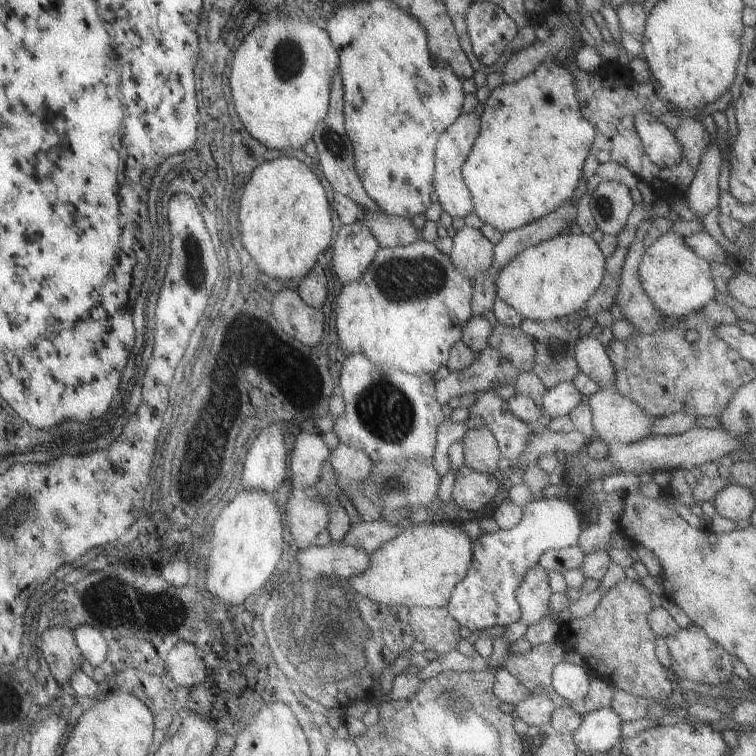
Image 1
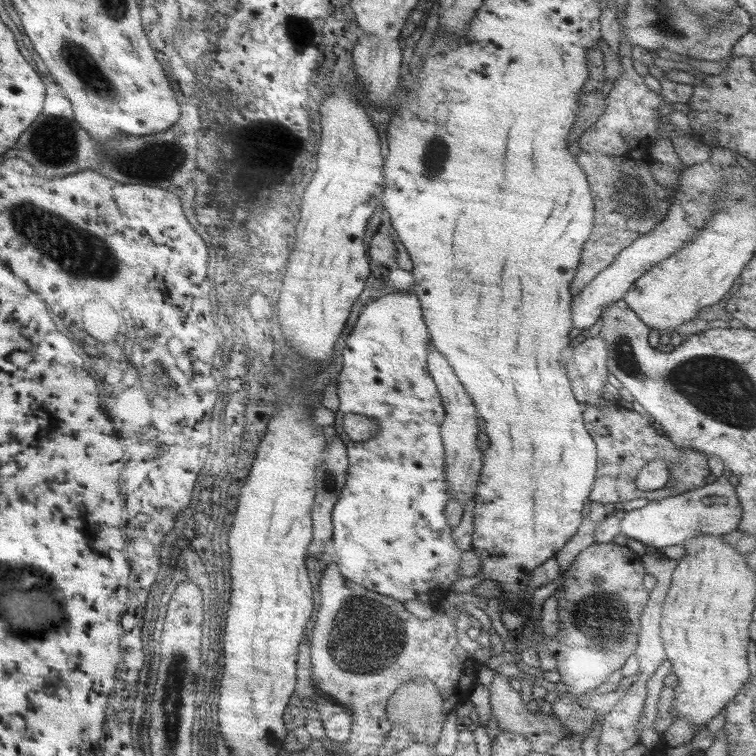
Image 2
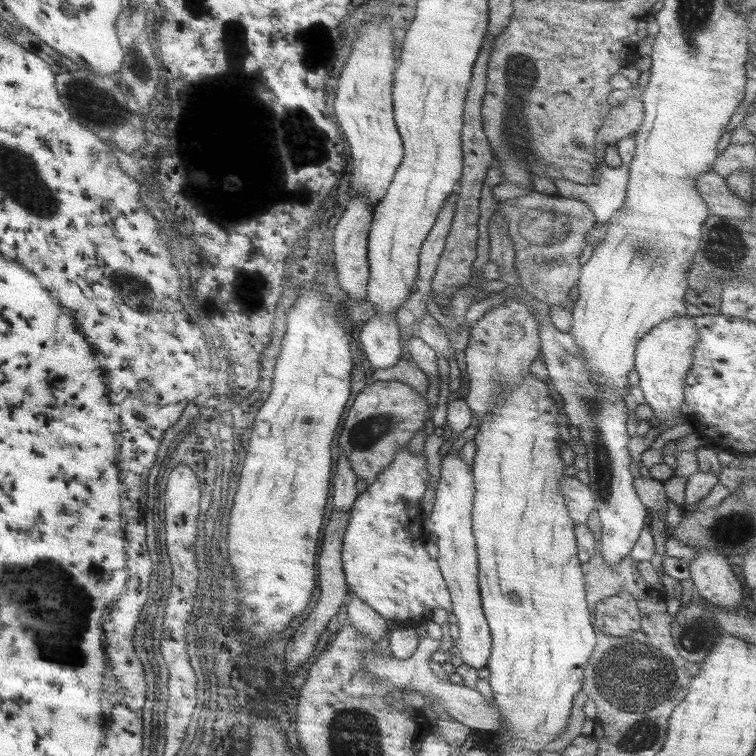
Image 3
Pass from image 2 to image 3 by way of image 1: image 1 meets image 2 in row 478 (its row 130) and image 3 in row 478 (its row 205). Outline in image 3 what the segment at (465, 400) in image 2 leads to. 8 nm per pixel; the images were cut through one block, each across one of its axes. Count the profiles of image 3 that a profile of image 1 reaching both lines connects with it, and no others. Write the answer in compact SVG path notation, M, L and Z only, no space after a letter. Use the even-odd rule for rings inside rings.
M460 451L446 453L440 460L439 482L435 489L433 508L429 517L424 517L422 528L429 535L437 536L437 568L450 596L450 612L455 616L458 638L455 642L457 655L462 663L478 670L486 666L490 651L490 632L480 606L477 584L477 561L473 532L471 532L471 503L474 486L471 469L459 456Z

